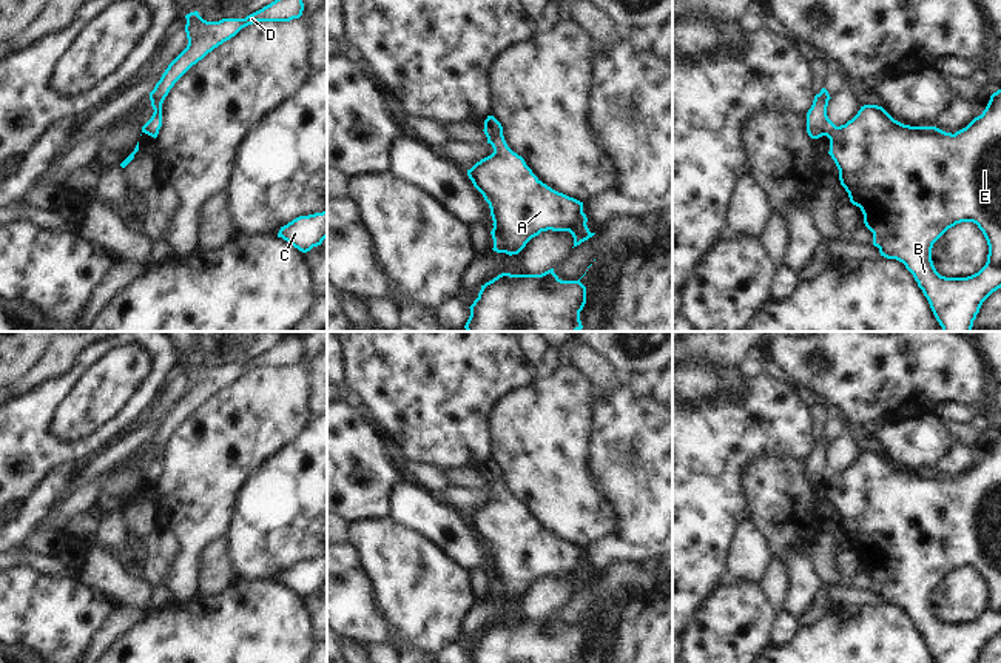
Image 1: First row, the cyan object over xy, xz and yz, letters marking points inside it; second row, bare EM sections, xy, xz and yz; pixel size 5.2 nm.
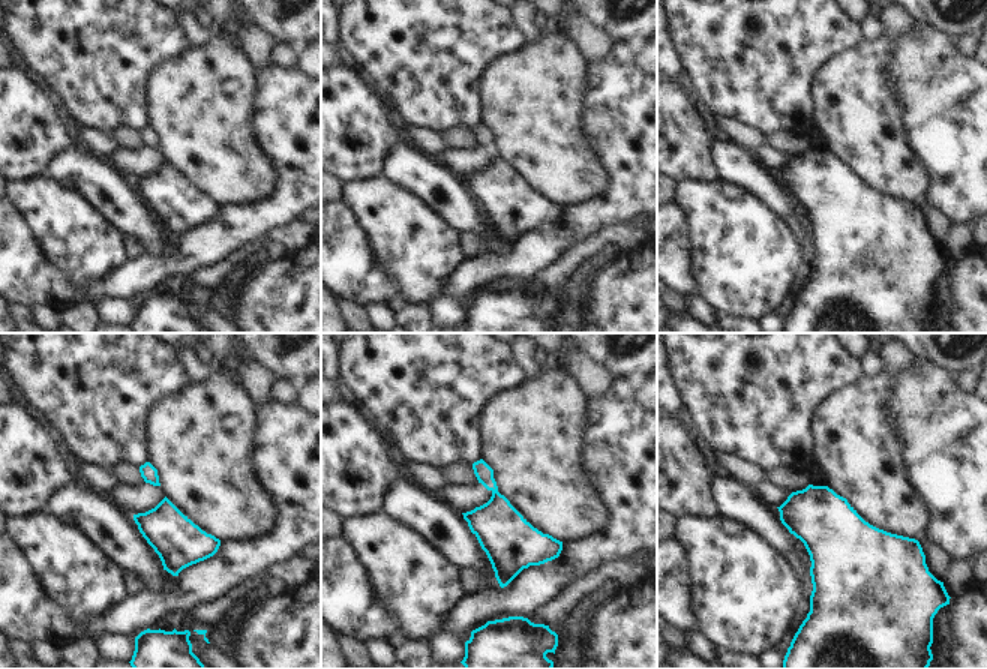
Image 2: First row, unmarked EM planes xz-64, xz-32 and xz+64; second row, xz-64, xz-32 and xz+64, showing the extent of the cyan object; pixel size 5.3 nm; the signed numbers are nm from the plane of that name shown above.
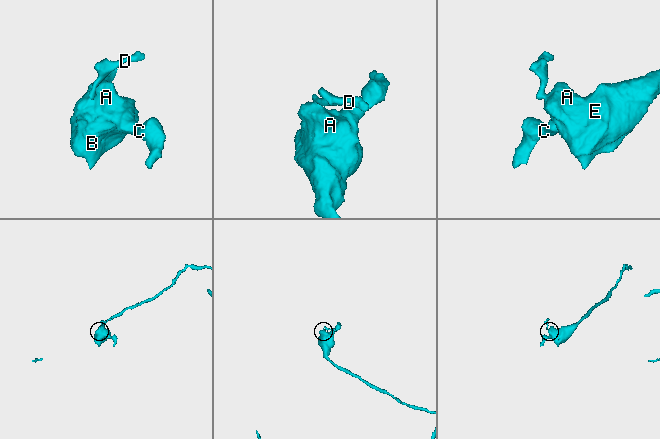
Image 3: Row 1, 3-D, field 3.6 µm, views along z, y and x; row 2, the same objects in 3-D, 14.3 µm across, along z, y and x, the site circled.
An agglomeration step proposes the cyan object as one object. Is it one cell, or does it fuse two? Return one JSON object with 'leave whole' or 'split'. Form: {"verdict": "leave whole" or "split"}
{"verdict": "leave whole"}

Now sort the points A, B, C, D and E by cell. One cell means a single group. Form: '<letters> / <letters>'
A B C D E

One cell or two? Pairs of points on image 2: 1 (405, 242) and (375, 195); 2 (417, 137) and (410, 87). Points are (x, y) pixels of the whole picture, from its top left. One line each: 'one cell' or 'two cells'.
1: one cell
2: two cells

